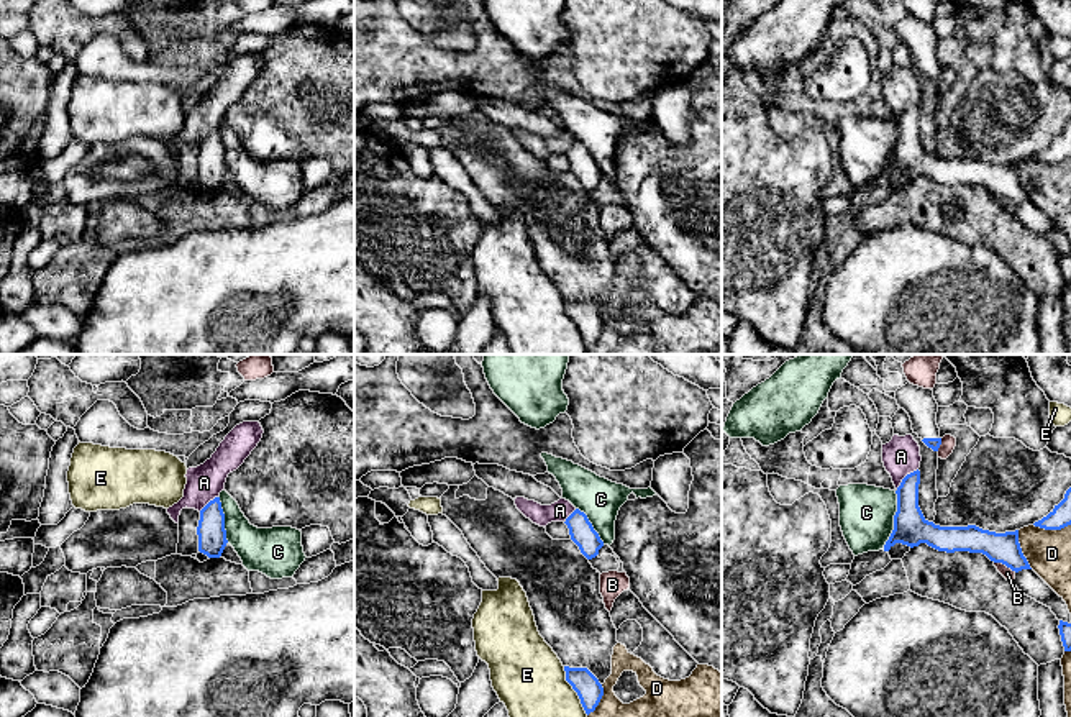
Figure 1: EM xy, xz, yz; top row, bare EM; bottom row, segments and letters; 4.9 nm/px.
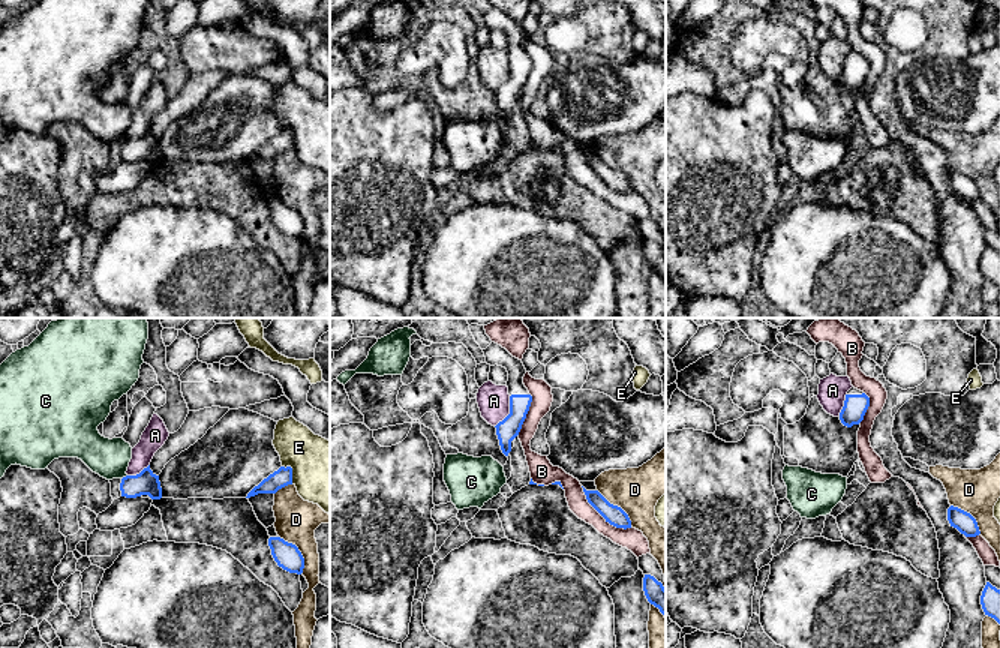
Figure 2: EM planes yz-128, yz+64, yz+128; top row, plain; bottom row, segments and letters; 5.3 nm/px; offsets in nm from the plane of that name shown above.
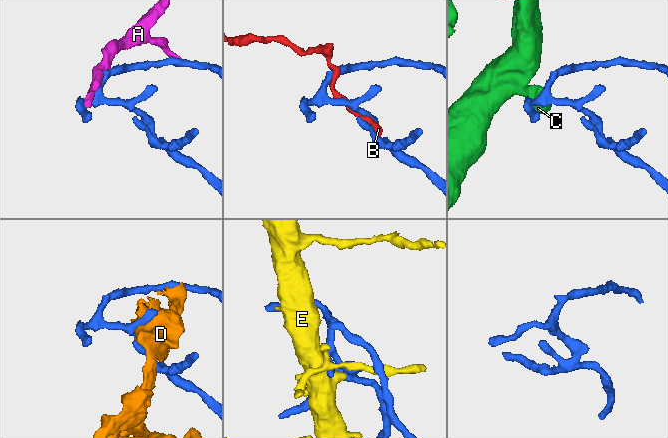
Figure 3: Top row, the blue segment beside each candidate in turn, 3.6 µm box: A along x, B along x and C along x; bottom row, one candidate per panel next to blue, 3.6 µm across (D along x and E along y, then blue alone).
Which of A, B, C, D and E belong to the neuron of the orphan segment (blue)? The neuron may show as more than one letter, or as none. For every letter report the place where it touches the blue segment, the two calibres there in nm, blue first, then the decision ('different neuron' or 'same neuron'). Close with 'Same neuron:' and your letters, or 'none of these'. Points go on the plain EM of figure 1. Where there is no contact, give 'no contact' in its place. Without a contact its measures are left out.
A: yz (906, 109) | 160/190 nm | different neuron
B: yz (1006, 197) | 150/60 nm | different neuron
C: yz (894, 153) | 170/280 nm | different neuron
D: yz (1020, 182) | 150/220 nm | different neuron
E: xz (574, 322) | 120/360 nm | different neuron
Same neuron: none of these

